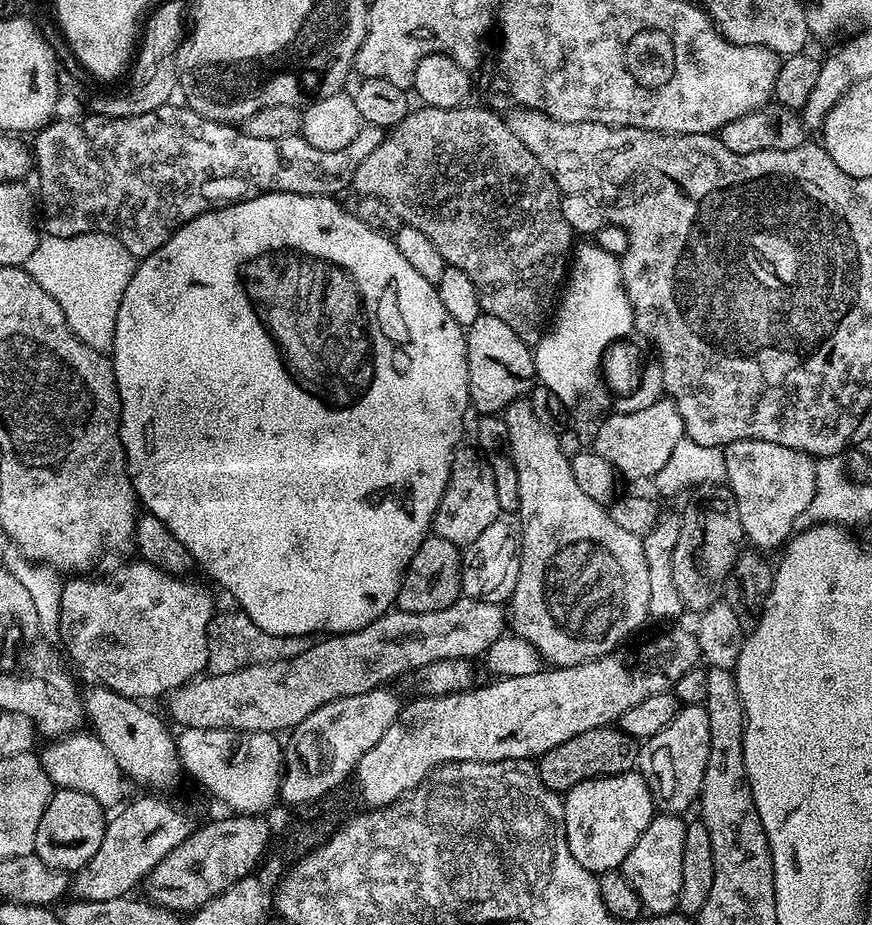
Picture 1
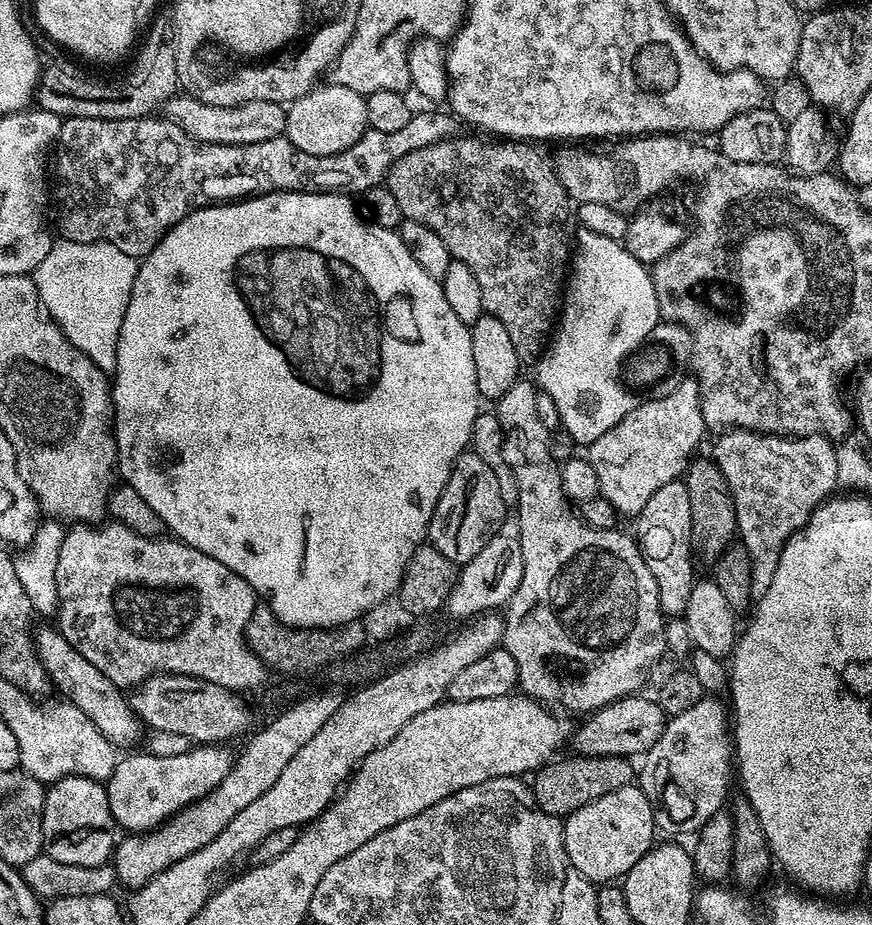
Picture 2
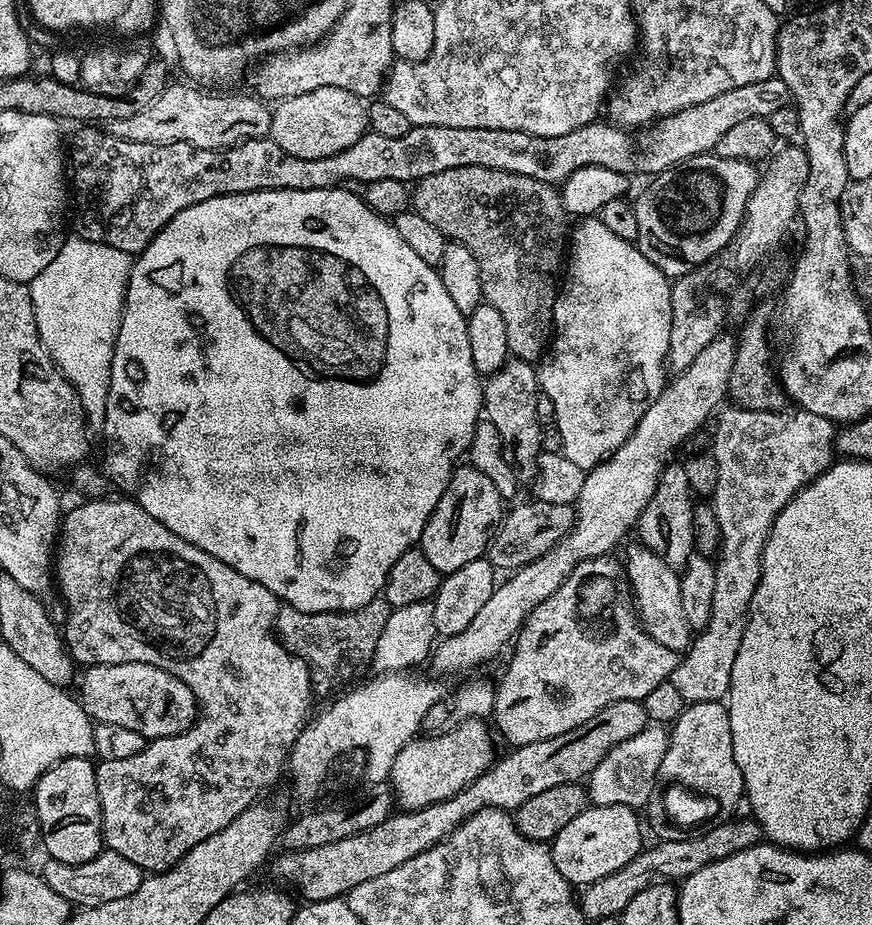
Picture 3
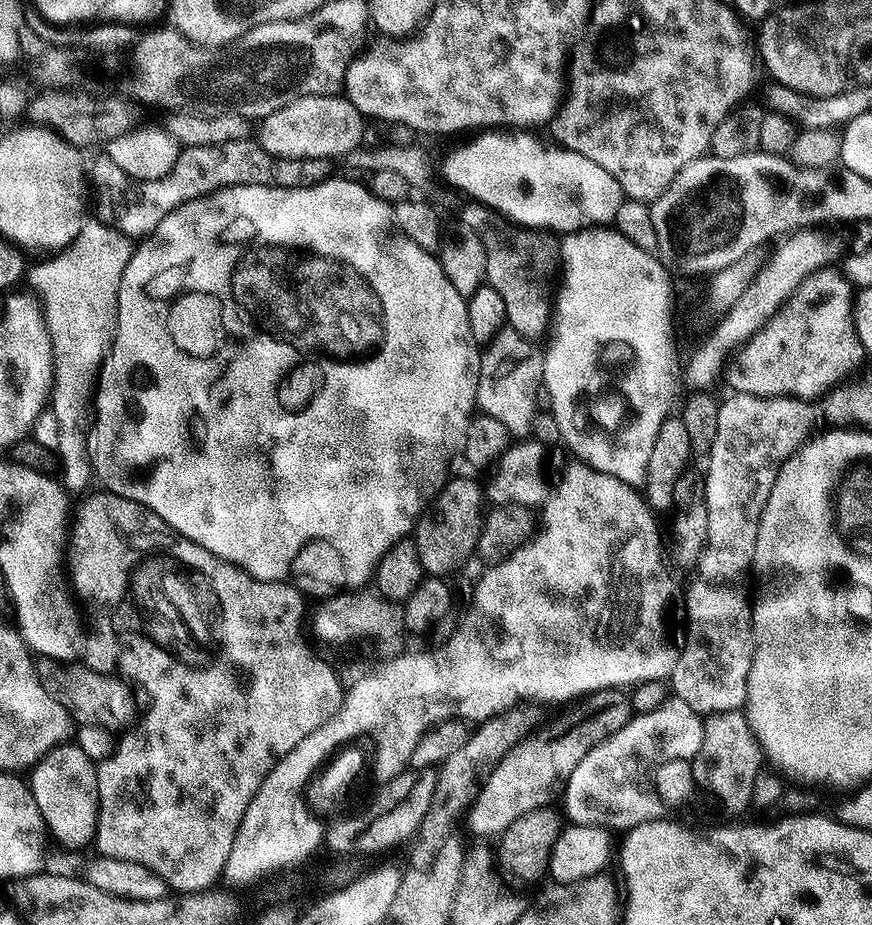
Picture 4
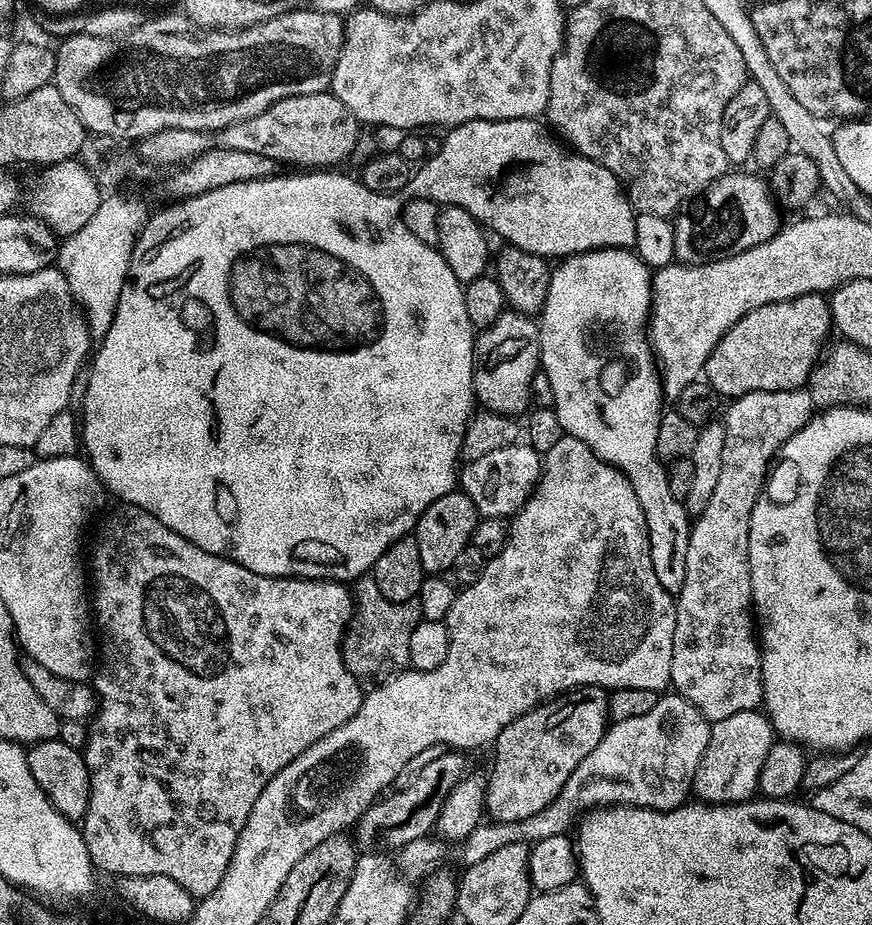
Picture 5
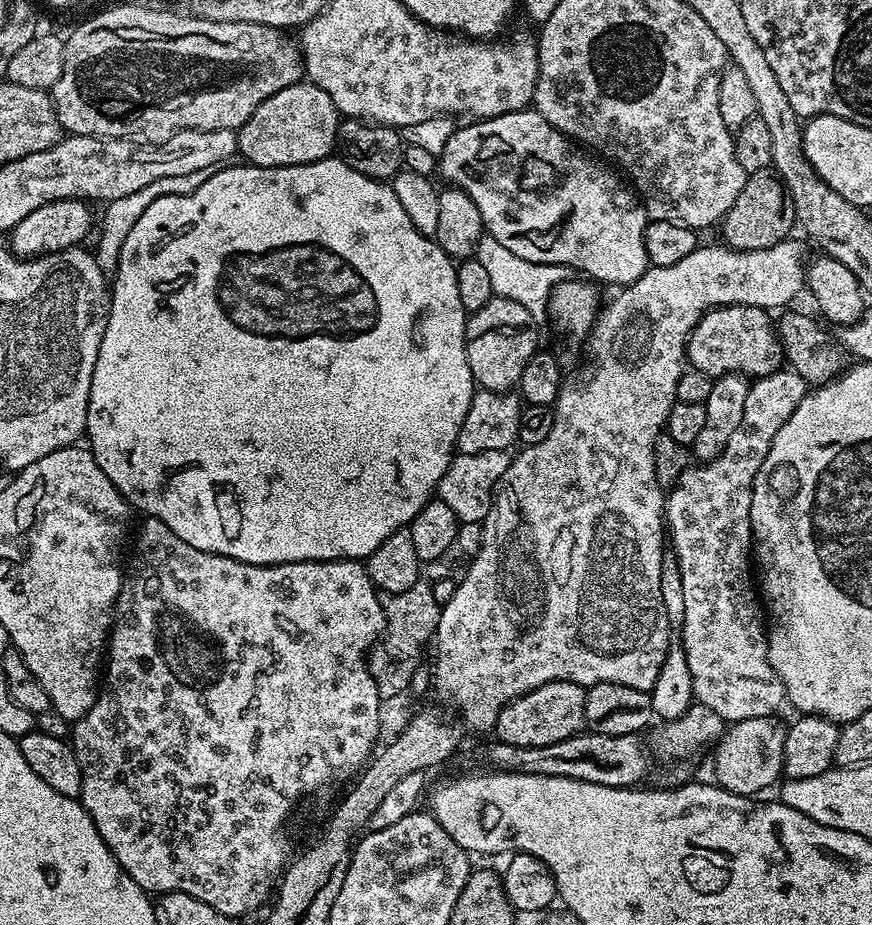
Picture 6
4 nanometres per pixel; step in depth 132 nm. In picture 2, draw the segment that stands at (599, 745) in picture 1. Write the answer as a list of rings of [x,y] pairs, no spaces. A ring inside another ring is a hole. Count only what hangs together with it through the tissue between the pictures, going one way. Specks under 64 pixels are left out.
[[[568,754],[565,760],[553,759],[535,773],[530,787],[536,794],[540,808],[552,816],[567,818],[574,810],[610,794],[629,787],[634,780],[634,764],[626,756],[577,756]]]

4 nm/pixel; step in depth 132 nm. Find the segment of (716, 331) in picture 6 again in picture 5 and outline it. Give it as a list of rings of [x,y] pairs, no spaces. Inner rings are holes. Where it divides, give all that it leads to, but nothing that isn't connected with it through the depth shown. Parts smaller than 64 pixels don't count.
[[[801,291],[793,300],[780,298],[766,306],[751,308],[714,346],[708,356],[706,379],[717,397],[735,398],[758,390],[794,390],[808,383],[812,369],[816,367],[830,337],[833,335],[832,305],[827,295],[819,292]]]

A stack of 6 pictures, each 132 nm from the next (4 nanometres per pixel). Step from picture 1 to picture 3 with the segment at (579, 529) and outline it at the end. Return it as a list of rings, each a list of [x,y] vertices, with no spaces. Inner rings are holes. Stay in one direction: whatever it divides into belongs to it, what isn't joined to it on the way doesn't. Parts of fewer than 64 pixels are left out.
[[[510,358],[497,372],[483,381],[483,415],[500,428],[502,446],[510,466],[515,468],[521,481],[531,481],[536,474],[542,442],[541,422],[538,418],[538,398],[541,396],[538,372],[525,360]],[[611,555],[599,556],[574,566],[562,586],[558,586],[546,602],[534,606],[516,633],[511,649],[512,662],[495,685],[494,728],[509,740],[509,745],[521,748],[530,742],[542,742],[566,734],[582,726],[582,722],[590,722],[598,710],[606,710],[606,706],[614,702],[643,702],[654,686],[672,679],[678,653],[662,646],[662,642],[654,642],[644,629],[640,613],[636,611],[636,602],[632,599],[632,585],[628,583],[625,565],[612,559]]]

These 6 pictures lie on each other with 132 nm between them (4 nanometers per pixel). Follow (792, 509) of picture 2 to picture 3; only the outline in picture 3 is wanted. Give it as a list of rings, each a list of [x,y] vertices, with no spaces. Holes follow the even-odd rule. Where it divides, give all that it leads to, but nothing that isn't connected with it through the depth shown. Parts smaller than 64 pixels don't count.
[[[725,407],[719,413],[720,421],[719,416],[715,421],[716,437],[710,444],[710,451],[716,455],[718,462],[718,486],[710,503],[716,510],[718,526],[724,535],[720,551],[714,560],[716,581],[712,617],[705,628],[695,633],[690,647],[683,653],[682,659],[672,672],[672,684],[678,686],[688,704],[711,700],[723,701],[727,697],[730,670],[734,670],[734,658],[738,655],[738,646],[742,646],[742,634],[748,625],[748,609],[752,606],[754,590],[760,581],[764,547],[770,530],[785,506],[834,462],[837,429],[833,421],[803,410],[768,412],[767,409],[731,407]]]

